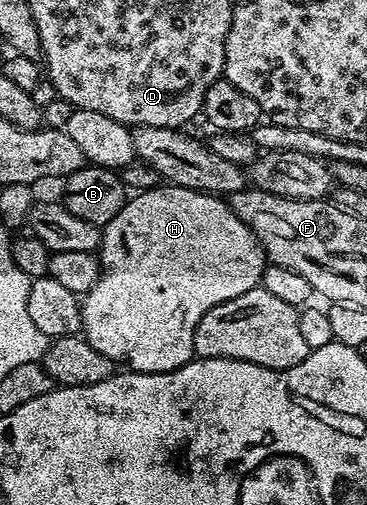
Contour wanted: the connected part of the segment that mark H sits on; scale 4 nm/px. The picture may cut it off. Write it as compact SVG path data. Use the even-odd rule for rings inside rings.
M159 184L152 190L143 190L127 197L126 202L116 212L114 219L108 225L101 227L102 244L98 247L96 253L98 261L102 264L102 271L92 284L92 288L87 294L81 295L80 305L82 307L82 329L86 342L96 348L96 352L104 352L115 364L124 365L131 371L140 374L163 374L169 370L179 370L186 362L195 357L194 352L194 333L196 324L216 304L224 300L232 300L244 292L251 290L253 286L259 285L262 280L264 268L268 265L266 253L262 250L262 245L258 243L258 237L250 230L249 224L240 220L236 212L219 195L206 194L202 190L189 190L183 186L172 186L169 184Z

